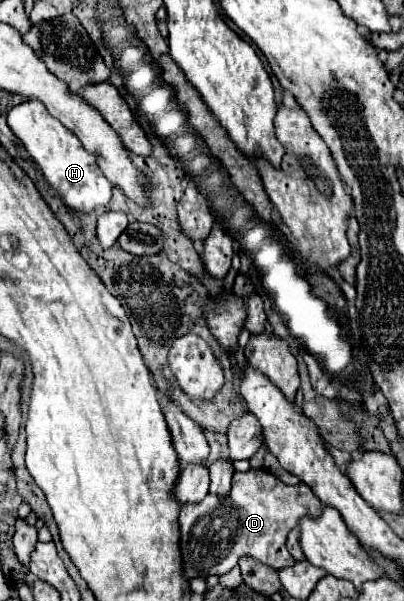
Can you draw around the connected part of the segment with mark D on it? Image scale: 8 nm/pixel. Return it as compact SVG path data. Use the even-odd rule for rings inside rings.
M265 468L235 472L227 498L207 494L203 502L183 504L181 508L179 524L185 576L191 580L197 576L225 574L241 556L253 556L275 570L293 566L295 560L285 548L287 534L303 516L319 518L321 510L323 504L303 482L287 486Z

